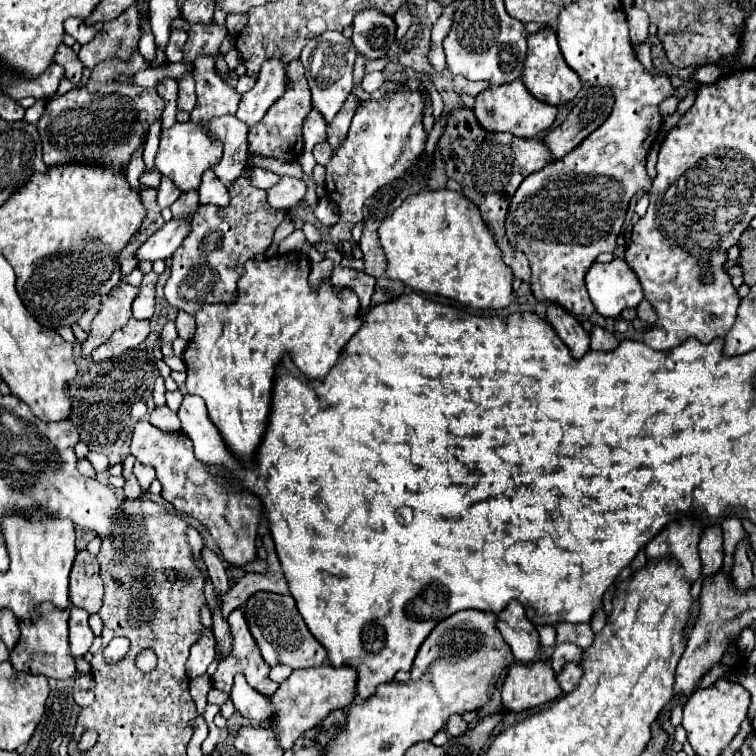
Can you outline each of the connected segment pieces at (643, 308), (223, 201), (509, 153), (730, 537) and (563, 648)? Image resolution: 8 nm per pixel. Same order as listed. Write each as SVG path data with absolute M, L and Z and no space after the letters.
M643 299L643 301L636 308L636 311L637 311L637 317L641 321L649 325L653 325L656 323L657 321L656 312L653 306L646 299Z
M207 169L203 173L201 187L197 191L199 191L199 205L207 205L207 203L219 205L219 207L227 207L229 205L227 187L213 175L211 169Z
M465 107L455 111L453 117L449 119L449 125L443 137L439 139L439 147L445 159L447 177L463 185L463 195L479 207L483 221L487 223L499 249L503 251L505 263L513 269L513 275L517 279L529 285L531 281L529 263L525 255L519 255L519 251L513 249L509 241L505 239L503 221L505 221L507 205L509 205L509 199L513 197L513 191L517 191L517 187L527 175L541 171L545 165L553 163L551 151L547 149L543 141L537 141L537 139L517 139L515 135L509 135L509 133L489 135L487 131L481 131L481 127L477 127L477 119L473 119L473 111Z
M731 515L731 517L725 517L721 521L721 527L723 527L723 537L725 537L725 561L723 561L723 571L725 573L731 573L731 557L733 557L733 549L737 545L737 541L741 541L741 537L745 537L745 531L743 531L743 525L741 525L741 519L737 515Z
M557 643L555 651L551 655L551 667L556 674L558 674L567 661L575 661L581 659L583 651L577 651L577 647L573 647L571 643Z

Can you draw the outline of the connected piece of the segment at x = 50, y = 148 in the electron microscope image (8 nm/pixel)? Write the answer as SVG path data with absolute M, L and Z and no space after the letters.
M157 51L155 63L145 63L139 53L135 53L129 63L111 59L93 69L85 89L71 89L61 97L53 97L45 103L45 111L37 123L37 131L43 143L43 161L47 165L79 163L79 161L99 161L105 165L115 165L117 171L129 163L131 153L143 143L143 135L149 125L161 117L163 99L155 89L143 89L137 85L125 85L113 81L113 75L125 73L135 75L145 67L165 65L163 51Z

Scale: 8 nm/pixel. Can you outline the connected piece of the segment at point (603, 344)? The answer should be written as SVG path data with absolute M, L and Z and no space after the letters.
M593 327L593 331L591 331L591 349L593 351L613 351L617 345L619 345L619 339L613 333L609 333L601 327Z

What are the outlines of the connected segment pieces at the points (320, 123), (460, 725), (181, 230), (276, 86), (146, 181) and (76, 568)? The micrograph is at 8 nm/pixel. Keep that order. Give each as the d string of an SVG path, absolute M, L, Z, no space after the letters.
M311 109L311 113L307 115L305 123L303 123L303 141L305 141L305 149L303 155L311 155L311 149L315 143L321 143L327 139L327 123L325 119L319 115L317 109Z
M451 715L451 717L449 717L449 721L447 721L447 733L449 733L451 737L463 735L465 729L467 729L467 723L463 721L461 715Z
M171 219L167 221L159 231L155 231L139 249L137 257L139 261L157 261L167 259L173 255L173 251L183 243L183 239L189 235L189 219Z
M275 59L269 63L263 63L261 73L257 77L257 83L251 91L243 95L237 109L237 119L243 121L247 127L257 125L267 109L283 95L285 91L285 65L277 63Z
M153 167L153 169L145 169L145 173L141 175L141 185L143 187L153 187L157 189L159 187L159 181L161 181L161 173Z
M85 549L77 553L69 577L69 601L85 609L89 615L99 613L103 605L103 585L99 577L99 563Z

